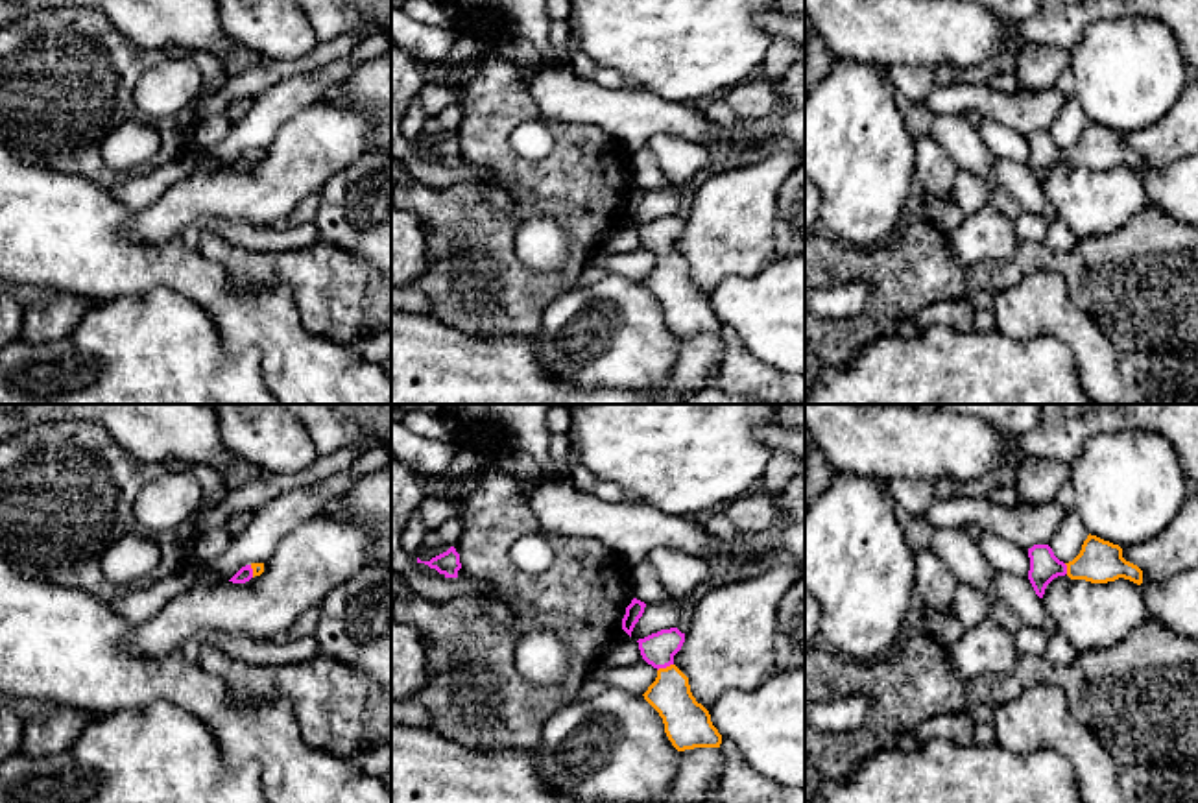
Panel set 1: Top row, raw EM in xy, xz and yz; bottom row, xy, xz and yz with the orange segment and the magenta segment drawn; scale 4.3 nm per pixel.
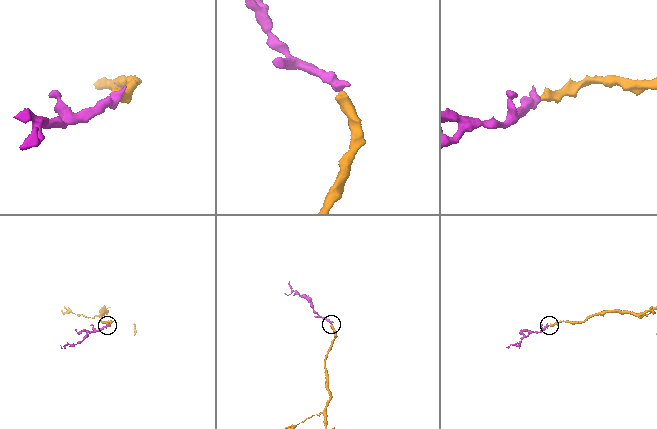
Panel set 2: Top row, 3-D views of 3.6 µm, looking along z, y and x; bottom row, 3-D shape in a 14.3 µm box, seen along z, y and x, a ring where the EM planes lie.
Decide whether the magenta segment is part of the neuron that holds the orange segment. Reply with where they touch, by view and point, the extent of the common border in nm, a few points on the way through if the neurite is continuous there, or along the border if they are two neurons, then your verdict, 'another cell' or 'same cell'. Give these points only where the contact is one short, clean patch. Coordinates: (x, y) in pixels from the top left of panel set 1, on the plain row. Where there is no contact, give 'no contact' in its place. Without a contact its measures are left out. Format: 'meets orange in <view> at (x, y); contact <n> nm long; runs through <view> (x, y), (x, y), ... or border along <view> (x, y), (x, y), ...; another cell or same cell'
meets orange in xz at (667, 253); contact 80 nm long; runs through xz (685, 307), (670, 283), (667, 253), (658, 235); same cell

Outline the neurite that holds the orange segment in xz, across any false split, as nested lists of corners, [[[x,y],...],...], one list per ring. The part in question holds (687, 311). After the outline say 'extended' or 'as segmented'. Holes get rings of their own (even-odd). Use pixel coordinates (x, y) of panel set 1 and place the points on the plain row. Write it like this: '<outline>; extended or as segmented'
[[[670,214],[637,229],[642,246],[657,257],[655,268],[642,282],[663,305],[672,332],[677,338],[720,334],[722,321],[713,312],[709,297],[696,288],[689,264],[674,251],[674,242],[685,229],[685,220]]]; extended

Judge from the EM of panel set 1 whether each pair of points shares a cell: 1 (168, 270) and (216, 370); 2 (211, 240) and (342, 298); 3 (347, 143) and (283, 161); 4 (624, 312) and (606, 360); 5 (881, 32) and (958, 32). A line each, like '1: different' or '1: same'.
1: different
2: same
3: same
4: same
5: same

